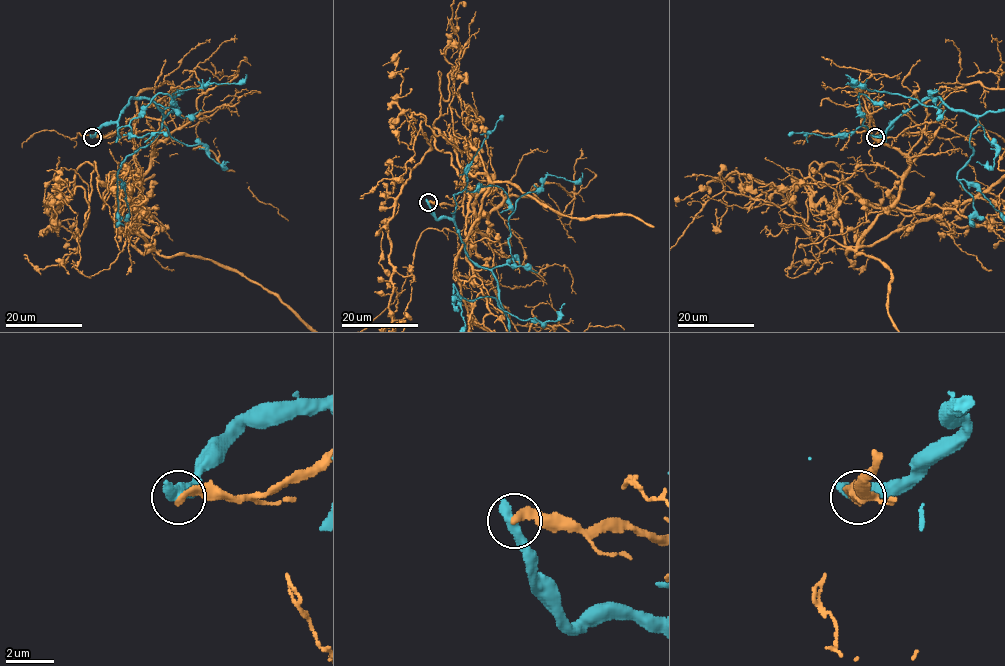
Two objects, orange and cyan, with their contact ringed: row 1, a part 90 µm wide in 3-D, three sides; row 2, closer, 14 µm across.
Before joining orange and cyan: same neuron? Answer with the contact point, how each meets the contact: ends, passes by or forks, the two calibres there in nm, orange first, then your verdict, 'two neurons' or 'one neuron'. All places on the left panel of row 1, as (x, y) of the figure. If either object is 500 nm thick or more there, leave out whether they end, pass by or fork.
(92, 137) | 280/600 nm | two neurons

